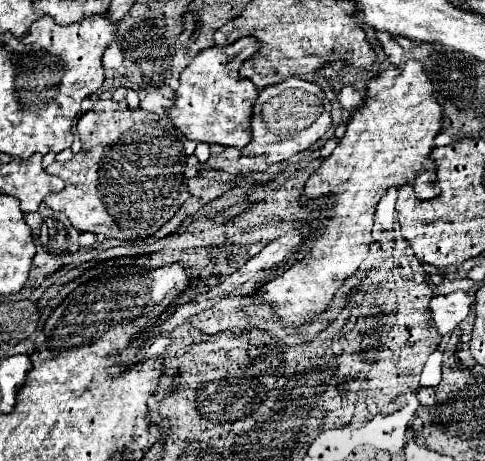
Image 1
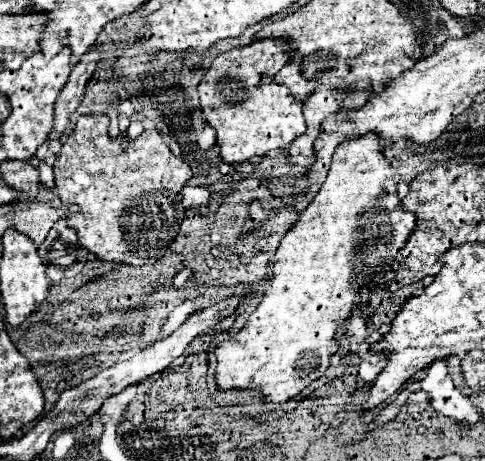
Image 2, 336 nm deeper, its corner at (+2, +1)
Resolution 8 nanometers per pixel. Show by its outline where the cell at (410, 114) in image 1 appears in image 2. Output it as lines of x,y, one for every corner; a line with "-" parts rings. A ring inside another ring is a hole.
373,134
349,140
335,150
323,188
301,212
297,224
283,236
275,252
273,280
269,278
267,294
261,296
245,326
217,348
215,382
219,390
253,390
267,402
265,412
277,410
279,404
297,398
303,388
325,374
329,358
339,348
335,336
341,326
357,312
363,316
367,306
381,306
379,286
387,284
385,272
391,270
397,252
413,230
413,214
405,212
397,200
393,172
395,168
385,160

